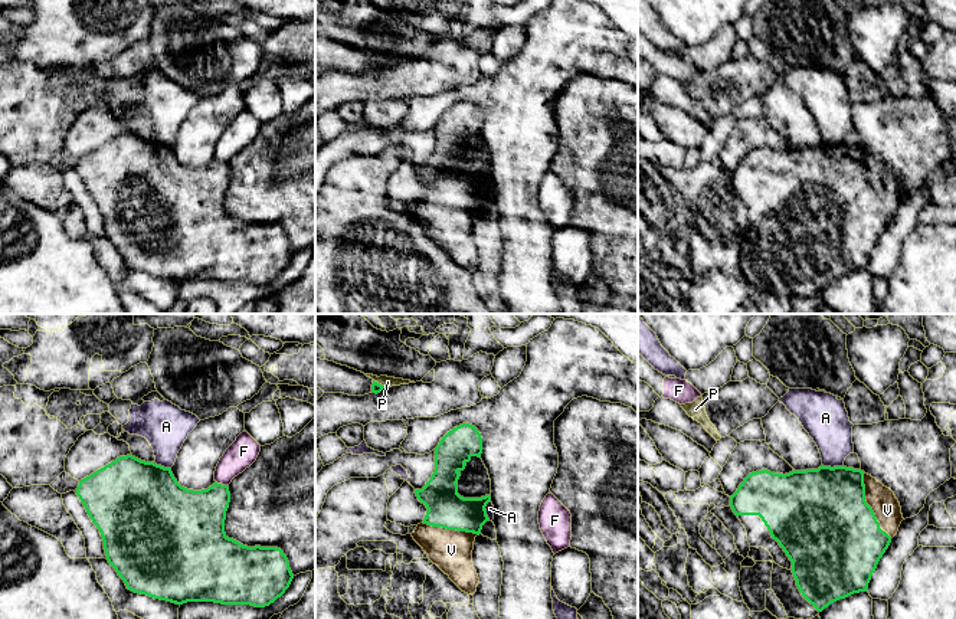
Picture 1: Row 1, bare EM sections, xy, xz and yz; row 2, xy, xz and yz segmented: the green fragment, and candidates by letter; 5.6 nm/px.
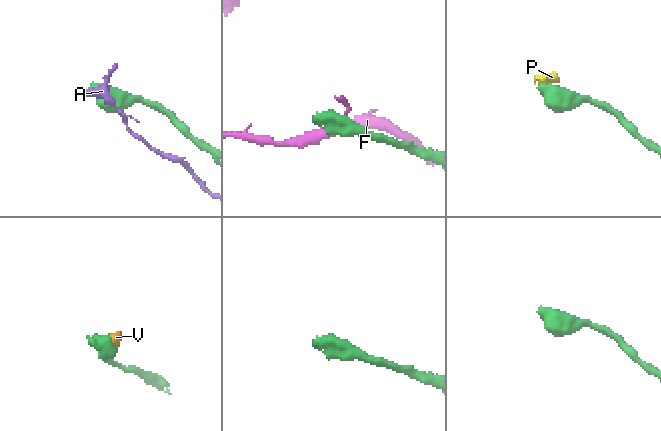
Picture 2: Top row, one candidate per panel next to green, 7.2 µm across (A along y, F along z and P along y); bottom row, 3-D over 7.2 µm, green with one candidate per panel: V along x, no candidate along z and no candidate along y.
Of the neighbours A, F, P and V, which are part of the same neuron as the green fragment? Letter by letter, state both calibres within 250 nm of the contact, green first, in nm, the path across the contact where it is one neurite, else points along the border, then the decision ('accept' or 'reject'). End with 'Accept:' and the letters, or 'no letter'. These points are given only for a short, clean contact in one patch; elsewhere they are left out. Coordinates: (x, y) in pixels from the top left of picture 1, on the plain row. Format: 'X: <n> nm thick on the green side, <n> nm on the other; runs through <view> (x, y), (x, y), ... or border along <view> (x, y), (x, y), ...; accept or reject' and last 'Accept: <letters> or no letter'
A: 480 nm thick on the green side, 240 nm on the other; border along yz (822, 141), (842, 144); reject
F: 340 nm thick on the green side, 160 nm on the other; border along xy (216, 159), (226, 163); reject
P: 60 nm thick on the green side, 60 nm on the other; border along xz (373, 56), (385, 64); reject
V: 500 nm thick on the green side, 150 nm on the other; accept
Accept: V

